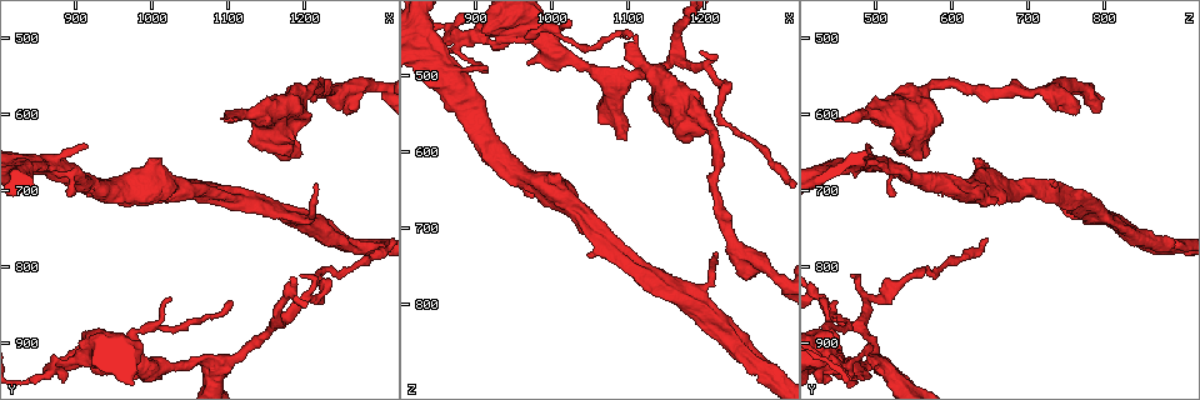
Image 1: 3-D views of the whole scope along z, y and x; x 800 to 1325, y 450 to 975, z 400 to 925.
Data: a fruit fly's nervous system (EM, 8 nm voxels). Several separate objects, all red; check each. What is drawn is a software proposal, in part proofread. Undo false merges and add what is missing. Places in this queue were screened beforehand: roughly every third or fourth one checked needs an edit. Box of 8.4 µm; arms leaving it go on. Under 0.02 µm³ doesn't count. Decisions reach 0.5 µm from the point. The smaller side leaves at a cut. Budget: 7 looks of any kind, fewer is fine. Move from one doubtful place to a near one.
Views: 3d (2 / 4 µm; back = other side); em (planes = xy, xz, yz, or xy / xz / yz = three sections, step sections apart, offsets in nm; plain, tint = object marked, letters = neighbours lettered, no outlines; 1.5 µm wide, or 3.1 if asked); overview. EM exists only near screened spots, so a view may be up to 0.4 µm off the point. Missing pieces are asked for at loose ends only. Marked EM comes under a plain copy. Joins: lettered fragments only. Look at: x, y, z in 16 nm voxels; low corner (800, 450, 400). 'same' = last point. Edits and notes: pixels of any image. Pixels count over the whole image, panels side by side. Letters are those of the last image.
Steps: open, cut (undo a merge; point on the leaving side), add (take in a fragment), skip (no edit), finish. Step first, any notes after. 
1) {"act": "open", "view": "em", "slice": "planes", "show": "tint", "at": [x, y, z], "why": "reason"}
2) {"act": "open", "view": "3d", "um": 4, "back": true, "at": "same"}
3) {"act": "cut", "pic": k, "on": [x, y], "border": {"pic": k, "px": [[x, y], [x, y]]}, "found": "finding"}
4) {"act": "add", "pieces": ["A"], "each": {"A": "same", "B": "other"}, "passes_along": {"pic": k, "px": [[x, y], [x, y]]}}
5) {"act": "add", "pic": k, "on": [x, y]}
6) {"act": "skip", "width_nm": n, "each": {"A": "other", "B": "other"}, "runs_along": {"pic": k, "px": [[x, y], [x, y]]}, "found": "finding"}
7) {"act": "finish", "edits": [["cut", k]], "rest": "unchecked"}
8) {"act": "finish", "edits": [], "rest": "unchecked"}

{"act": "open", "view": "3d", "um": 2, "back": true, "at": [885, 925, 445]}

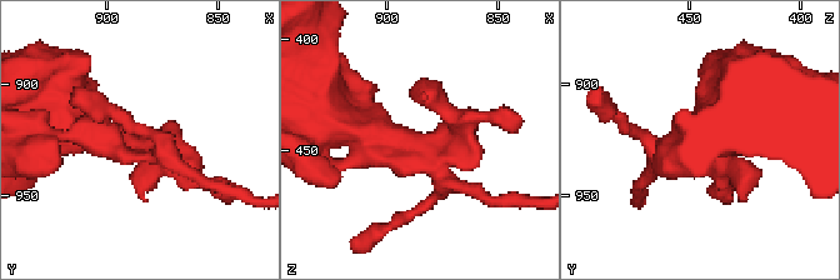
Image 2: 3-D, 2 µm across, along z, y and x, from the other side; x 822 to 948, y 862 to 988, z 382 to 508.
{"act": "open", "view": "em", "slice": "planes", "show": "letters", "at": [886, 925, 445], "why": "need the tissue"}

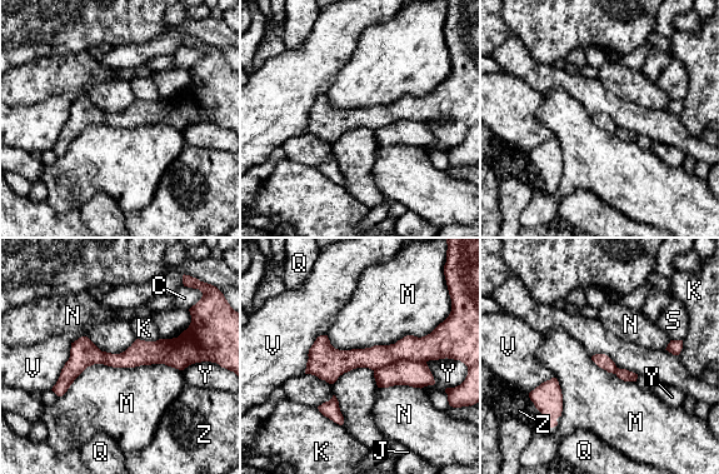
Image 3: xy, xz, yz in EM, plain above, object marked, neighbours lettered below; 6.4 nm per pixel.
{"act": "cut", "pic": 3, "on": [433, 347], "width_nm": 90, "each": {"C": "other", "J": "other", "K": "other", "M": "other", "N": "other", "Q": "other", "S": "other", "V": "other", "Y": "other", "Z": "other"}, "found": "two neurons meet here"}

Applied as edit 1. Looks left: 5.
{"act": "open", "view": "overview"}

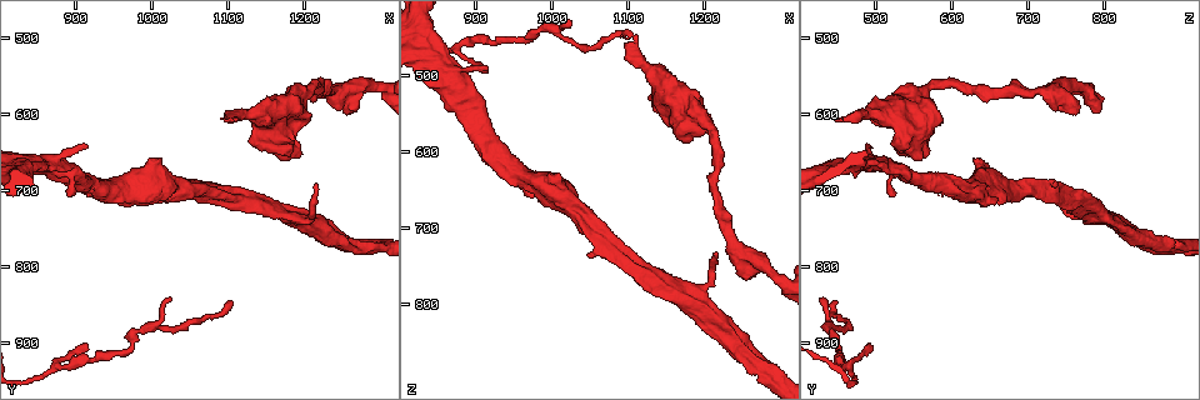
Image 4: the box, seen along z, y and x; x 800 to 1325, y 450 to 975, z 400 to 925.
{"act": "open", "view": "3d", "um": 4, "at": [1005, 695, 650], "why": "calibre changes"}

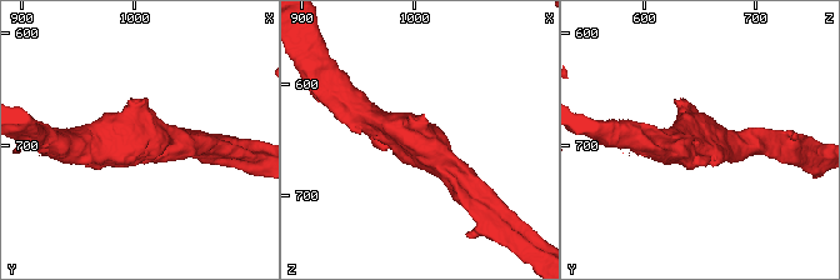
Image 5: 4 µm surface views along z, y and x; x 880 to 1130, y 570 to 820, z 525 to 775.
{"act": "open", "view": "em", "slice": "yz", "step": 8, "show": "tint", "at": [1004, 696, 648], "why": "shape alone is not enough"}

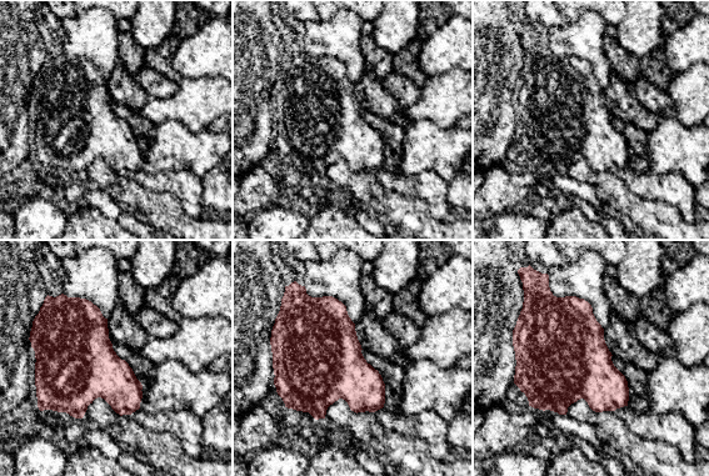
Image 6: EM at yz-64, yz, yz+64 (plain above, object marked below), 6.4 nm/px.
{"act": "open", "view": "em", "slice": "yz", "step": 8, "show": "letters", "at": "same", "why": "see the neighbours"}

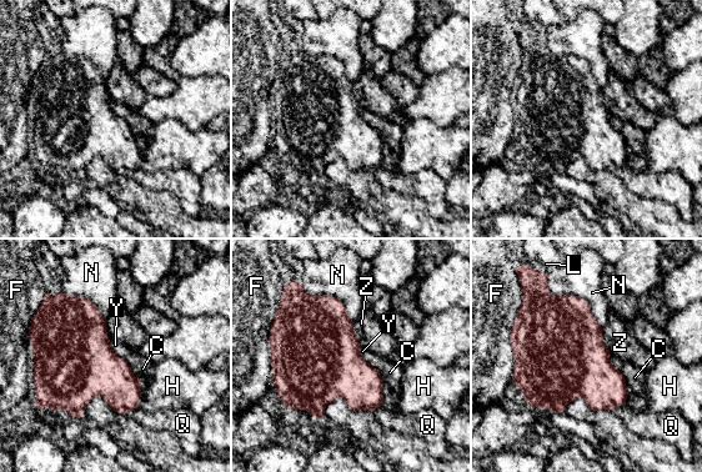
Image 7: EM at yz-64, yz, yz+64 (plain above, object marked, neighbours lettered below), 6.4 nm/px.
{"act": "skip", "each": {"C": "other", "F": "other", "H": "other", "L": "other", "N": "other", "Q": "other", "Y": "other", "Z": "other"}, "border": {"pic": 7, "px": [[521, 287], [511, 381]]}, "found": "all the same neuron"}

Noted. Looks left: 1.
{"act": "finish", "edits": [["cut", 3]], "rest": "unchecked"}

